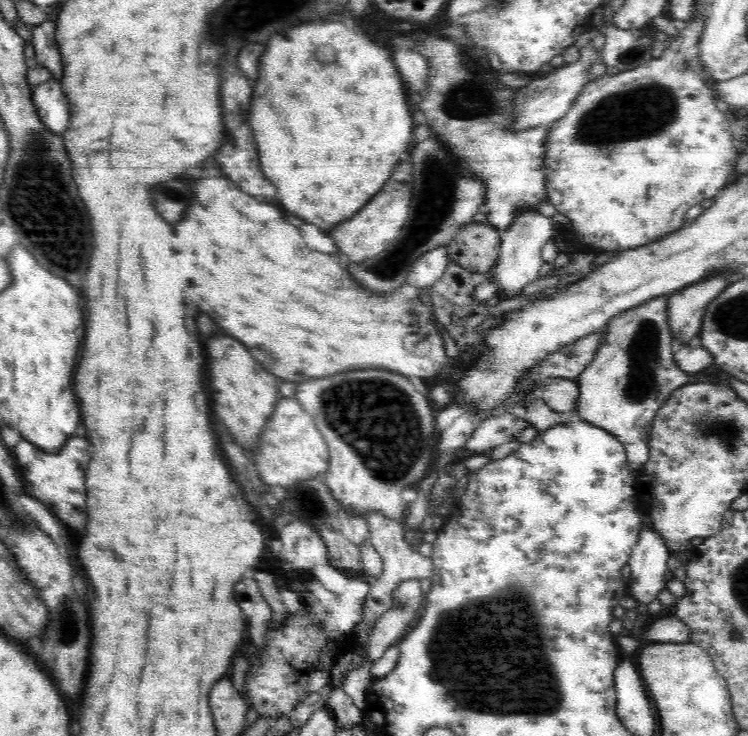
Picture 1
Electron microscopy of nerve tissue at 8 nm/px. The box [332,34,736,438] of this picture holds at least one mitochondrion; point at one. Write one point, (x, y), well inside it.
(634, 115)

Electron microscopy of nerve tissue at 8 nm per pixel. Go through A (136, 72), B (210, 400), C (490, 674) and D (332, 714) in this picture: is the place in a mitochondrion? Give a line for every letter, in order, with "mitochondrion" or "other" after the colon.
A: other
B: other
C: mitochondrion
D: other

